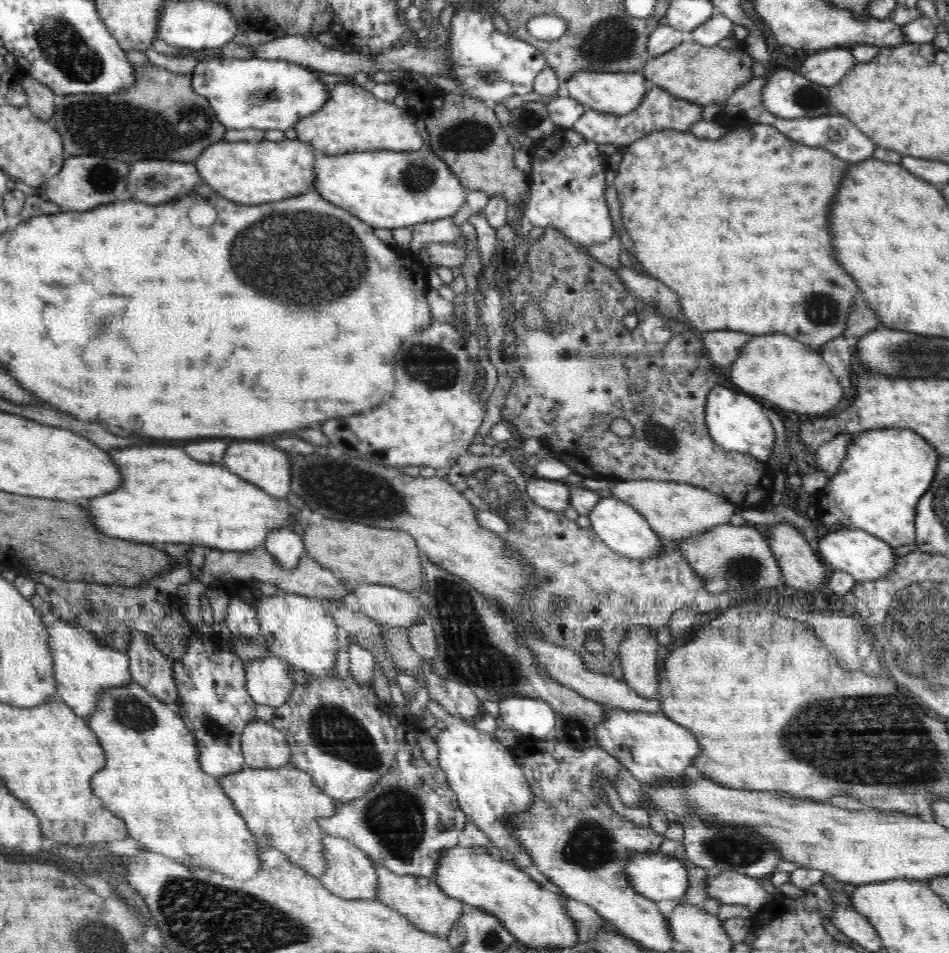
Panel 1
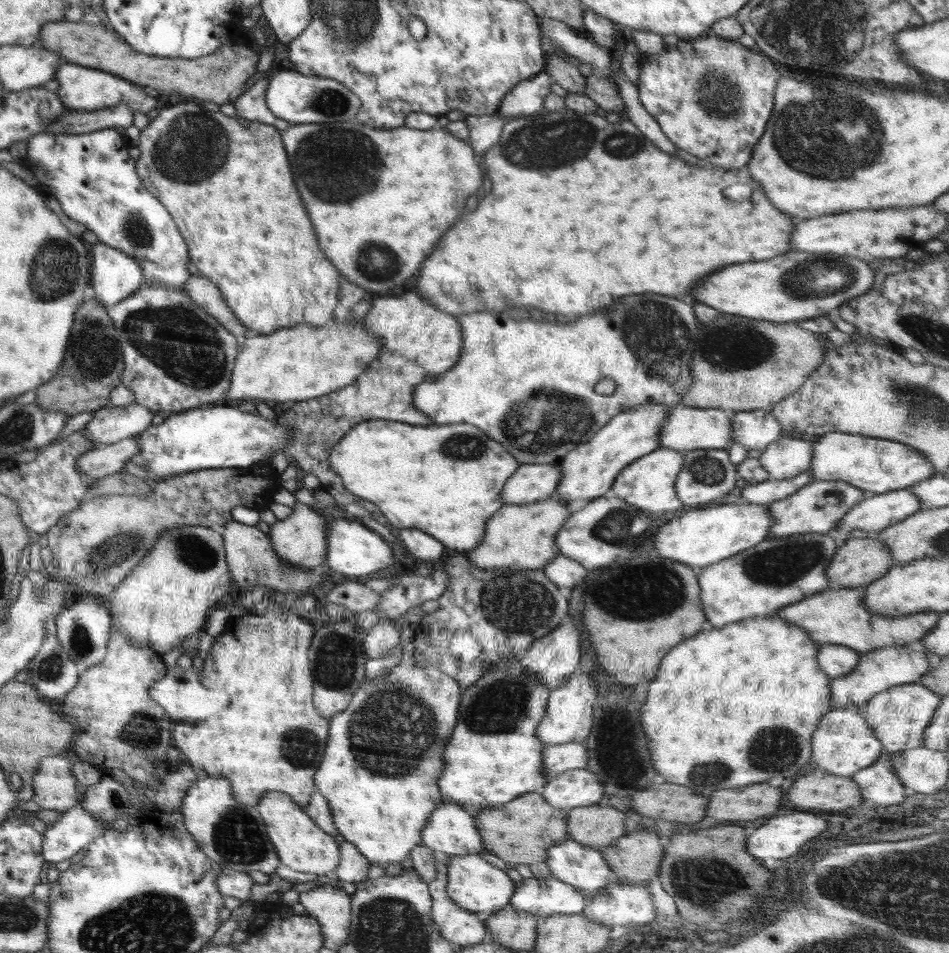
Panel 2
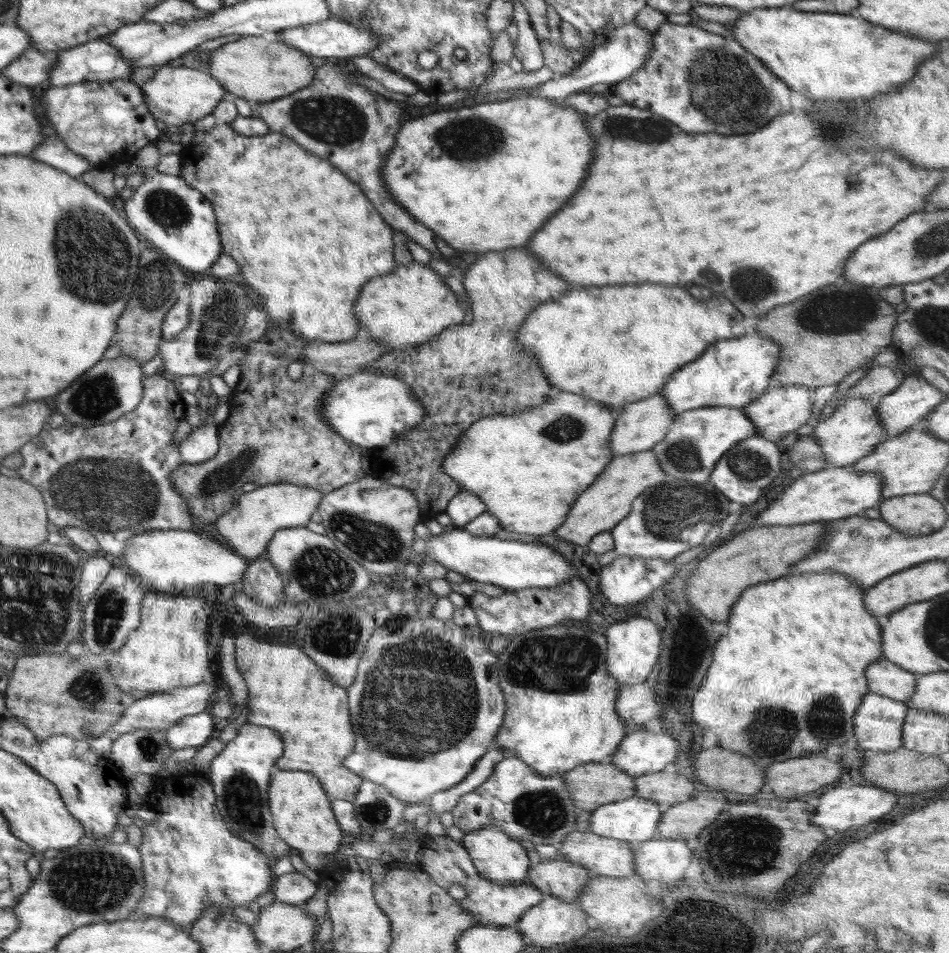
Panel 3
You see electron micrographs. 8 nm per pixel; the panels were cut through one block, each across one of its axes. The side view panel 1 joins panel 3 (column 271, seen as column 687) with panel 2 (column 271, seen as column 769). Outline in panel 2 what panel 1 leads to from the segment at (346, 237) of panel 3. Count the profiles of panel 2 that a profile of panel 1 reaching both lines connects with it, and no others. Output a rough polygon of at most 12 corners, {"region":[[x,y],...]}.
{"region":[[192,102],[137,169],[248,330],[337,315],[278,128]]}

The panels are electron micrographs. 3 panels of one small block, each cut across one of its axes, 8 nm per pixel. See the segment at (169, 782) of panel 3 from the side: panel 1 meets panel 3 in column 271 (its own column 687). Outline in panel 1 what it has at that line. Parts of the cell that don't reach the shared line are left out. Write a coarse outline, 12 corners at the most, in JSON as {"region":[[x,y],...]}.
{"region":[[661,852],[628,858],[636,893],[680,900],[690,883],[684,860]]}

